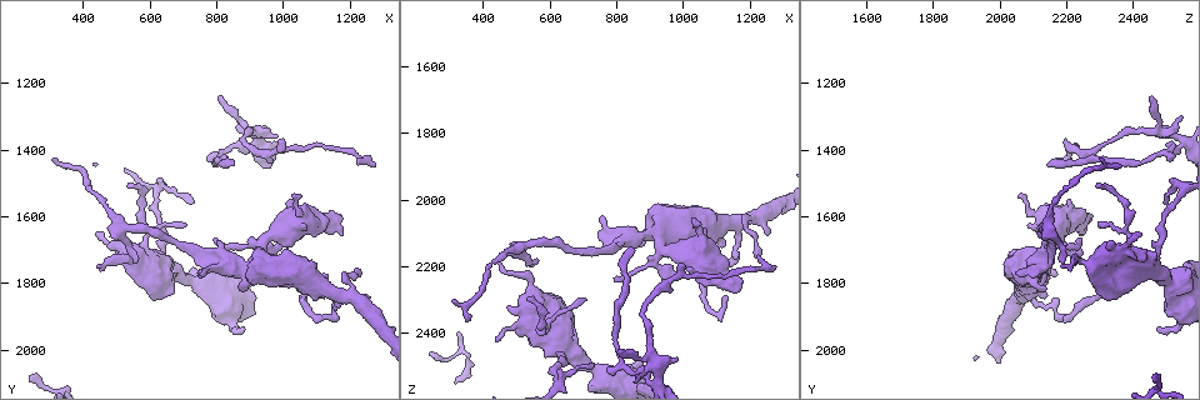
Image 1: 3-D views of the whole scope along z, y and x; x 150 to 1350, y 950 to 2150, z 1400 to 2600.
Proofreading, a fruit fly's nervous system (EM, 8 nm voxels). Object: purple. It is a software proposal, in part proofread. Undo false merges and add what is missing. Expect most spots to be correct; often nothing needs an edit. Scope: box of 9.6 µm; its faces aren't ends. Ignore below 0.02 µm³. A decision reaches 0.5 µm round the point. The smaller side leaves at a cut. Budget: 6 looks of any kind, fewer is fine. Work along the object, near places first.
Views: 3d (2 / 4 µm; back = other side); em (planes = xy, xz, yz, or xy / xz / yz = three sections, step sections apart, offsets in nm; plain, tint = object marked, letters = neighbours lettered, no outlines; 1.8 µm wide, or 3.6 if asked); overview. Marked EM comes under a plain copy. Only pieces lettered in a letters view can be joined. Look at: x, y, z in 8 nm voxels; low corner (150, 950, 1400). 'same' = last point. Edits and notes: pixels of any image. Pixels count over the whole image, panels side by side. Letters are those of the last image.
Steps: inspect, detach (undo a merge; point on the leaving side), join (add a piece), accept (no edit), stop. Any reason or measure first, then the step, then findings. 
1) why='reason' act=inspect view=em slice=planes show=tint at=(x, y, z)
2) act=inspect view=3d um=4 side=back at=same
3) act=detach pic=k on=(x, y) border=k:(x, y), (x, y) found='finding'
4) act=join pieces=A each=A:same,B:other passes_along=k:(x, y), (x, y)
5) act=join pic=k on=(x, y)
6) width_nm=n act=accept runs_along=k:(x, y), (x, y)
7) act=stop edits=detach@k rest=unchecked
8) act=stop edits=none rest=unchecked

act=inspect view=em slice=xy step=8 show=tint at=(640, 1770, 2450)

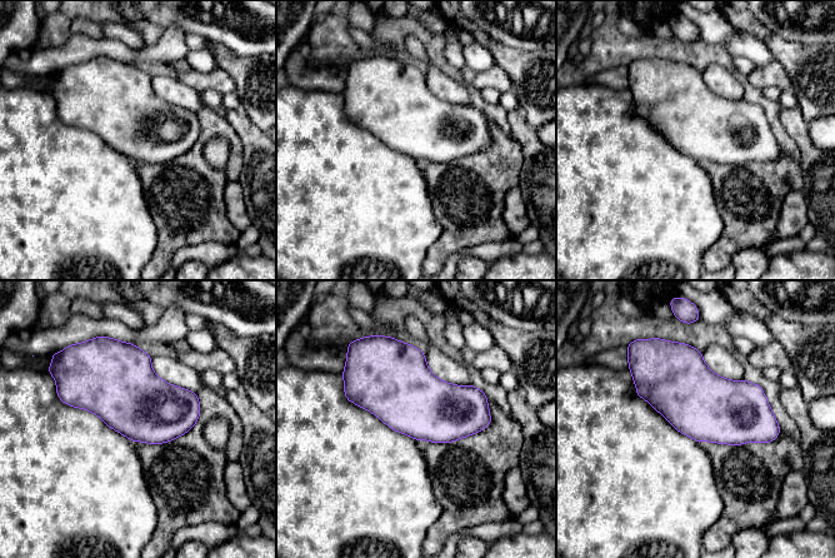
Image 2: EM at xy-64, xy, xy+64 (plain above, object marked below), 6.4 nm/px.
why='another direction' act=inspect view=em slice=planes show=letters at=same

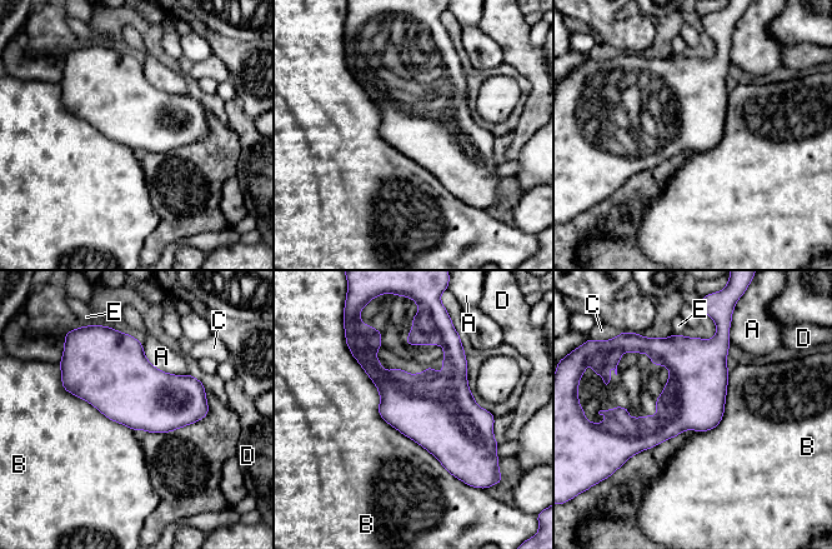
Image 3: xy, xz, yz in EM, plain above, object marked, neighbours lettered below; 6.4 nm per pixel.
longest_contact=B:1100nm act=accept each=A:other,B:other,C:other,D:other,E:other border=3:(350, 352), (379, 414), (464, 482) found='all the same neuron'

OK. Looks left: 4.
why='end of a long branch' act=inspect view=em um=3.6 slice=planes show=letters at=(860, 1450, 2150)

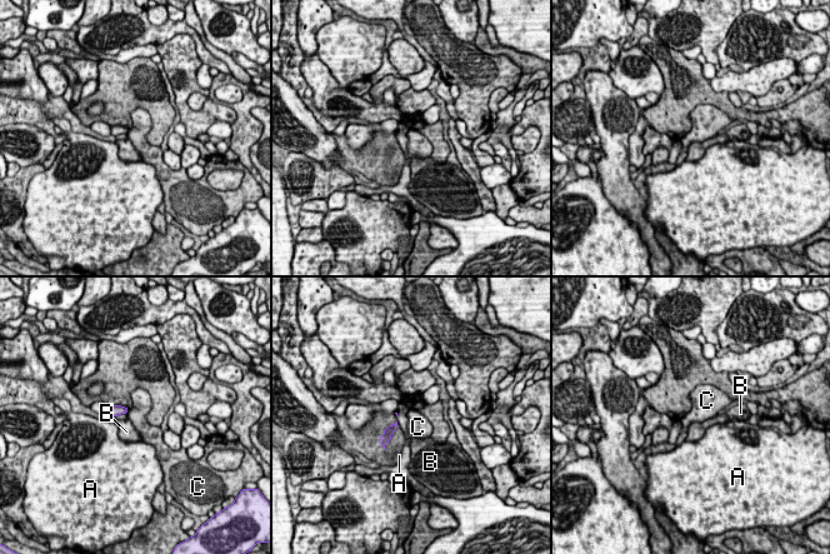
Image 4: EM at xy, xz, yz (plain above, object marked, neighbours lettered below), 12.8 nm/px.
act=accept each=A:other,B:other,C:other found='none of them fits'

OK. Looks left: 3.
why='stops while still wide' act=inspect view=3d um=2 at=(1180, 1650, 2240)

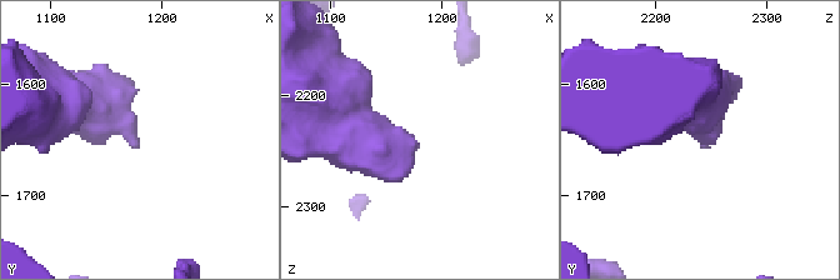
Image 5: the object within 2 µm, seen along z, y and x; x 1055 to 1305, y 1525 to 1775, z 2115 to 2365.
act=inspect view=em slice=xz step=8 show=tint at=(1180, 1654, 2242)

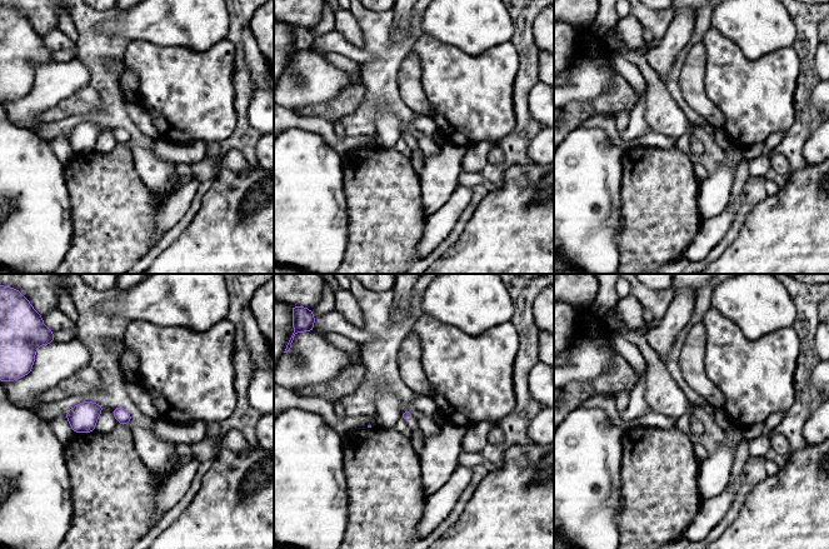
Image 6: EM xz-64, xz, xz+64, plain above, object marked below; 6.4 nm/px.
act=inspect view=em slice=xy step=16 show=letters at=same

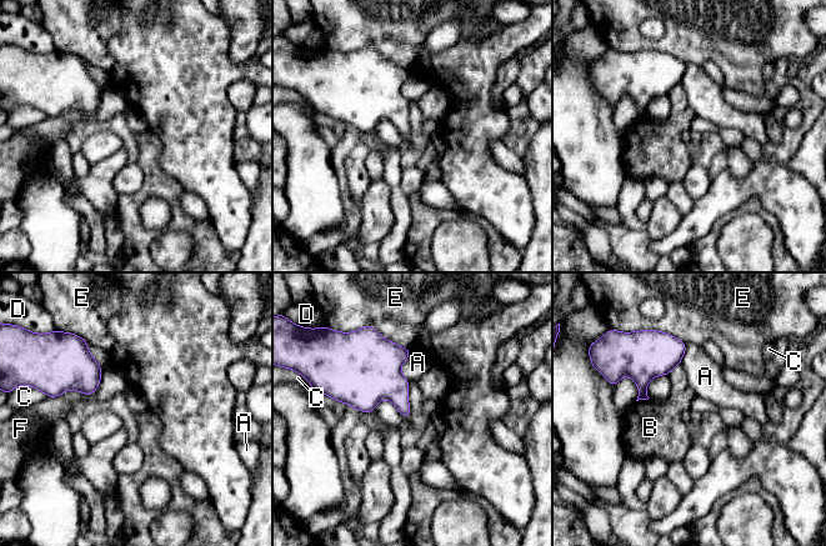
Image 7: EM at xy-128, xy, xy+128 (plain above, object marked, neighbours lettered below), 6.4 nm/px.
longest_contact=F:400nm act=accept each=A:other,B:other,C:other,D:other,E:other,F:other found='none of them fits'

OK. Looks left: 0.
act=stop edits=none rest=unchecked

